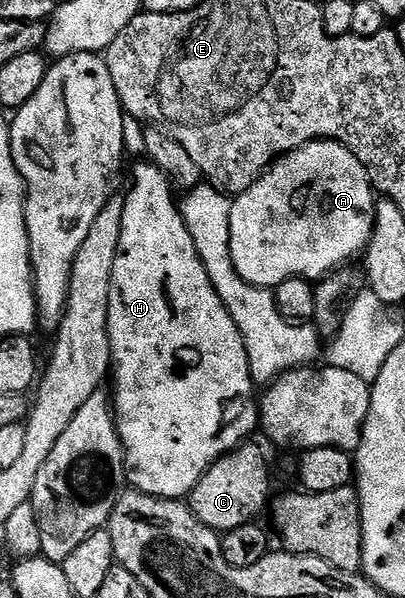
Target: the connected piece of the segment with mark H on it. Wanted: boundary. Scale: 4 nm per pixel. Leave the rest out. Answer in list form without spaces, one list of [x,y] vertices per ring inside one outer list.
[[[153,163],[138,165],[134,169],[134,186],[130,194],[125,194],[122,202],[122,230],[120,231],[120,247],[116,255],[116,267],[112,267],[112,291],[108,303],[108,339],[110,340],[110,364],[112,381],[114,377],[114,393],[112,392],[112,412],[114,423],[118,426],[118,434],[122,440],[122,450],[126,456],[126,480],[139,493],[147,493],[153,497],[171,499],[189,498],[192,487],[200,483],[200,479],[225,453],[231,453],[243,444],[260,425],[260,401],[254,392],[256,386],[250,374],[248,351],[244,347],[244,339],[232,319],[228,315],[228,307],[216,295],[216,287],[212,287],[212,279],[208,279],[208,271],[204,271],[204,263],[196,251],[196,243],[192,243],[192,235],[182,218],[182,210],[176,204],[172,192],[172,182],[166,174],[158,170]]]

